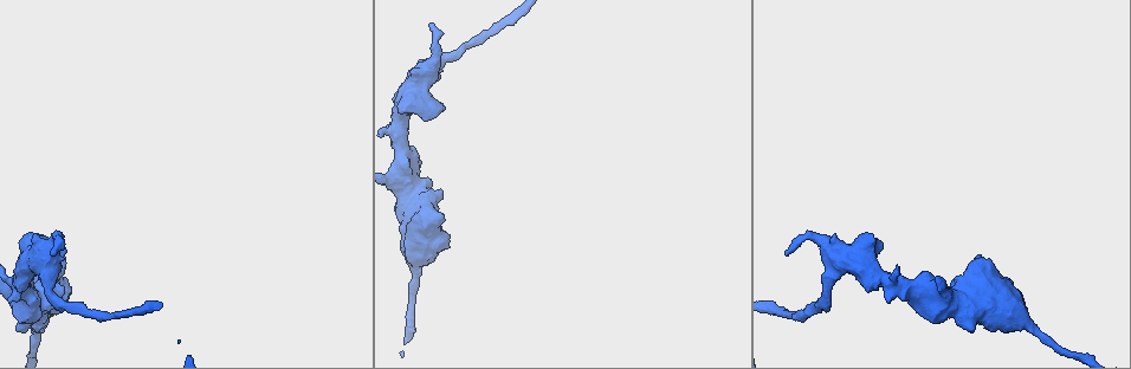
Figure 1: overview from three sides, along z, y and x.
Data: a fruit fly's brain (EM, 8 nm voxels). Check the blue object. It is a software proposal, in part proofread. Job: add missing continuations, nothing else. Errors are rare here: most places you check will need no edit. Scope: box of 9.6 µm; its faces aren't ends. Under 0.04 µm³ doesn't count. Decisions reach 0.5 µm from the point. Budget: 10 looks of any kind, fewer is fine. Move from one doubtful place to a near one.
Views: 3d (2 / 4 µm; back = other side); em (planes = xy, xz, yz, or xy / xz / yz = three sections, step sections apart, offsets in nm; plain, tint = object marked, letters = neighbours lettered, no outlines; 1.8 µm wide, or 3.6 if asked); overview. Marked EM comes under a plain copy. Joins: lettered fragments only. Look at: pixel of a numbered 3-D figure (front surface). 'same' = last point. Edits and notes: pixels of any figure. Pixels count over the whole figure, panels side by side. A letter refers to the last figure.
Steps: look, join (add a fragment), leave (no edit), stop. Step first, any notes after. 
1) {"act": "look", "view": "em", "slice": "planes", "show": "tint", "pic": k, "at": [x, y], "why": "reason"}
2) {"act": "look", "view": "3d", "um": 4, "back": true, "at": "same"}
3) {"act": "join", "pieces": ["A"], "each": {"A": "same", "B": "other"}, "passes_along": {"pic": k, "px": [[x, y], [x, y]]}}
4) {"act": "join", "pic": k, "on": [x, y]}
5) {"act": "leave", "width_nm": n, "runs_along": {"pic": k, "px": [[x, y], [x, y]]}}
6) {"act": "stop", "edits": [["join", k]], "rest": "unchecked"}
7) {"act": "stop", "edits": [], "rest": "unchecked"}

{"act": "look", "view": "em", "slice": "planes", "show": "letters", "pic": 1, "at": [434, 260], "why": "an open end"}

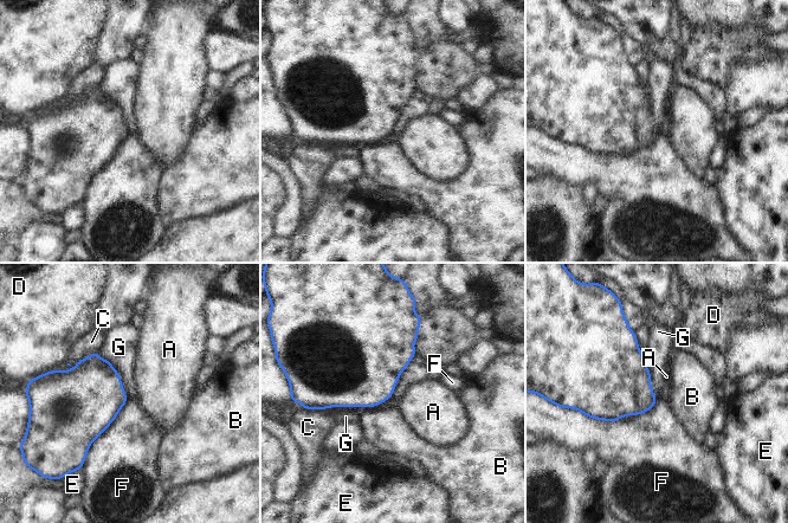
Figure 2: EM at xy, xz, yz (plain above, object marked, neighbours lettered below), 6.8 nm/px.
{"act": "leave", "each": {"A": "other", "B": "other", "C": "other", "D": "other", "E": "other", "F": "other", "G": "other"}, "border": {"pic": 2, "px": [[127, 401], [91, 443], [82, 464]]}, "found": "none of them fits"}

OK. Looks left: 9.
{"act": "look", "view": "em", "um": 3.6, "slice": "xy", "step": 16, "show": "tint", "pic": 1, "at": [62, 293], "why": "thick end"}

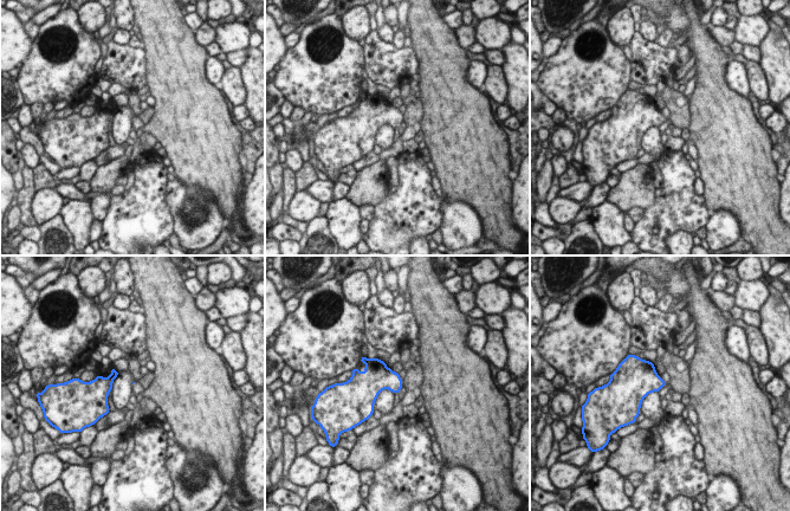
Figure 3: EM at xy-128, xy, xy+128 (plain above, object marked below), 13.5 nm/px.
{"act": "look", "view": "em", "um": 3.6, "slice": "planes", "show": "letters", "at": "same"}

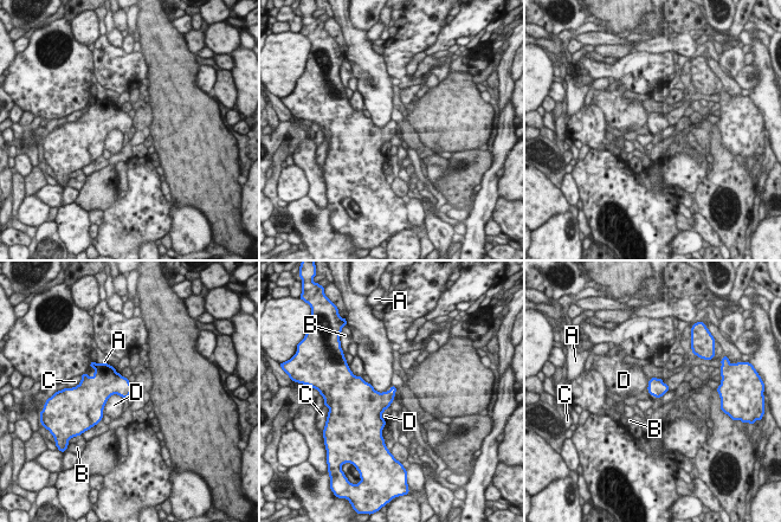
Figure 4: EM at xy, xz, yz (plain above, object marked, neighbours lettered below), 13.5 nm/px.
{"act": "leave", "each": {"A": "other", "B": "other", "C": "other", "D": "other"}, "border": {"pic": 4, "px": [[122, 397], [111, 394], [104, 405]]}, "found": "no lettered fragment goes on from it"}

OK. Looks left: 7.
{"act": "look", "view": "3d", "um": 4, "pic": 1, "at": [28, 232], "why": "branch stops here"}

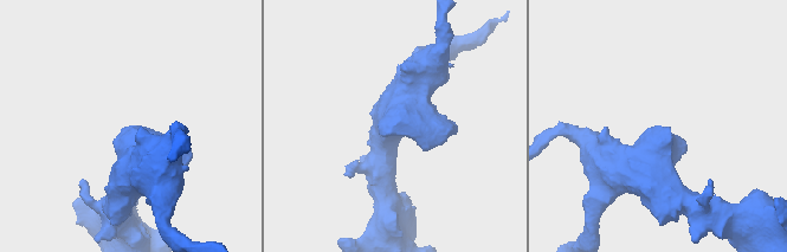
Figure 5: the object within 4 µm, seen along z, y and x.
{"act": "look", "view": "em", "um": 3.6, "slice": "xz", "step": 8, "show": "letters", "pic": 5, "at": [126, 129], "why": "shape alone is not enough"}

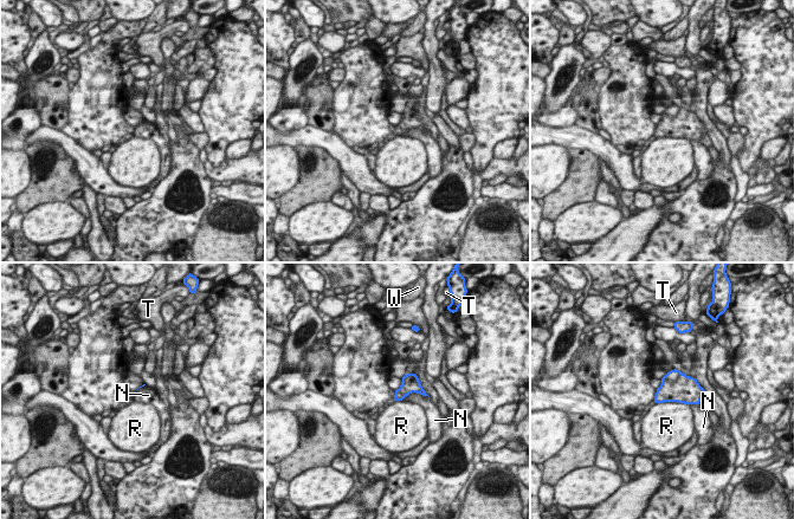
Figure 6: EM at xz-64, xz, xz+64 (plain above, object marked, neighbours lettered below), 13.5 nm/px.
{"act": "leave", "each": {"N": "other", "R": "other", "T": "other", "W": "other"}, "border": {"pic": 6, "px": [[428, 396], [410, 393], [401, 400]]}, "found": "none of them fits"}

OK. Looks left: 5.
{"act": "look", "view": "3d", "um": 2, "pic": 1, "at": [54, 255], "why": "an open end"}

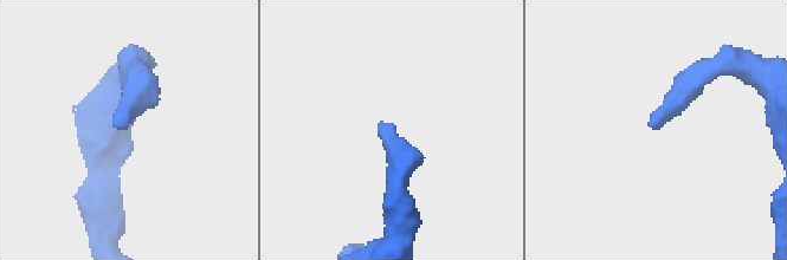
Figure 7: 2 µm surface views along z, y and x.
{"act": "look", "view": "em", "slice": "planes", "show": "tint", "pic": 7, "at": [655, 128]}

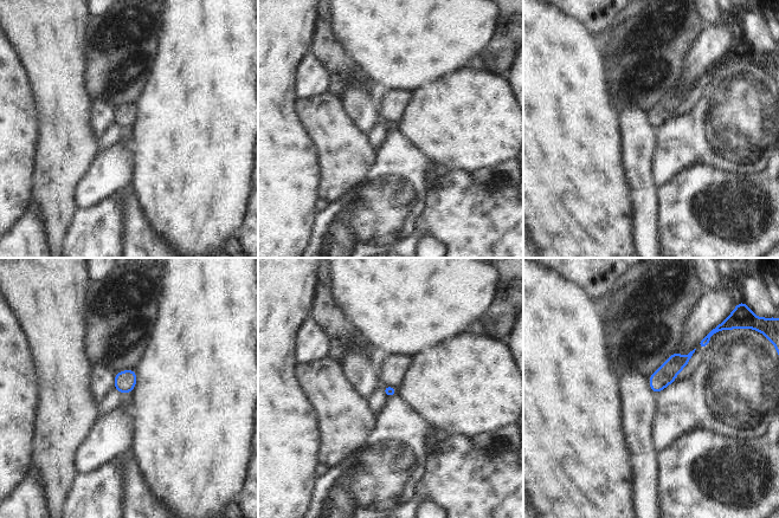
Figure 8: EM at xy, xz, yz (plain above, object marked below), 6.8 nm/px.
{"act": "look", "view": "em", "slice": "planes", "show": "letters", "at": "same"}

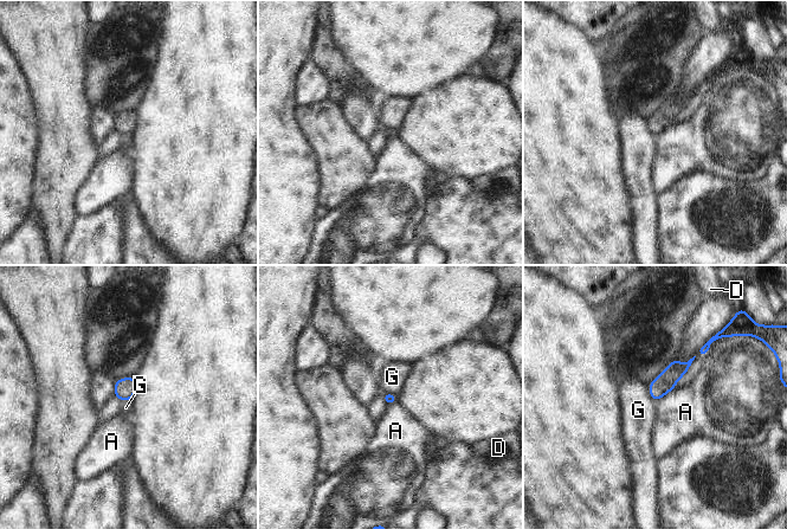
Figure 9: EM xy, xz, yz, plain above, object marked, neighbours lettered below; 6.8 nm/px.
{"act": "leave", "longest_contact_nm": ["A", 140], "each": {"A": "other", "D": "other", "G": "other"}, "border": {"pic": 9, "px": [[649, 384], [649, 394], [656, 400]]}, "found": "none of them fits"}

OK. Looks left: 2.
{"act": "stop", "edits": [], "rest": "unchecked"}

